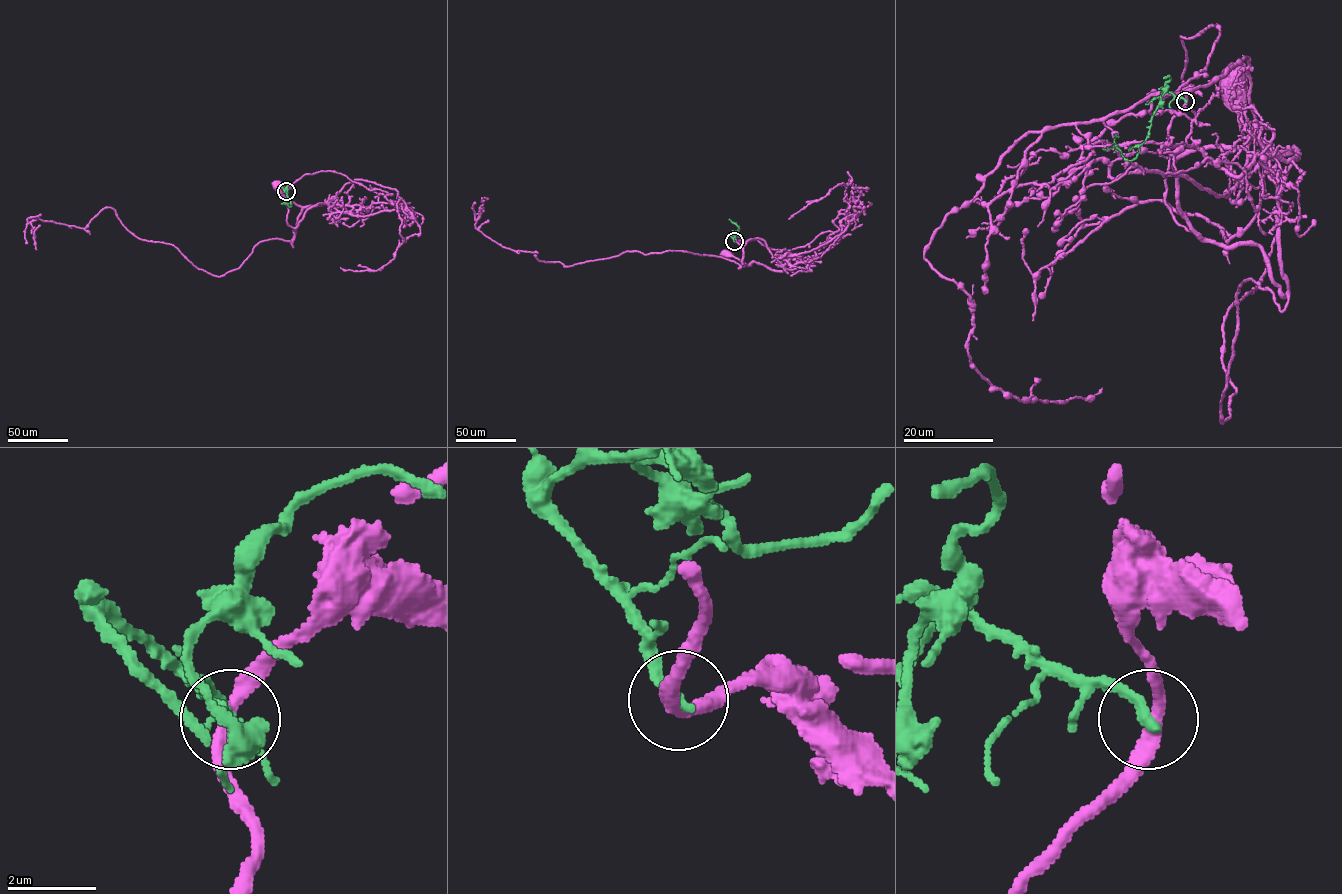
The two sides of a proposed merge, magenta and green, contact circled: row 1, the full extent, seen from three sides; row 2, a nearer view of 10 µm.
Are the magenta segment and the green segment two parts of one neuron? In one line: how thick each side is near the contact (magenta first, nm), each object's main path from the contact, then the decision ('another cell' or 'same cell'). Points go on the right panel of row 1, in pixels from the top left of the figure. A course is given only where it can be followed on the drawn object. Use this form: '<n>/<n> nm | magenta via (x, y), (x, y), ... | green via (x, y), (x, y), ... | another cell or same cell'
300/280 nm | magenta via (1186, 101), (1168, 135), (1165, 205), (1205, 240), (1260, 248), (1285, 296), (1276, 164), (1239, 115), (1230, 84) | green via (1186, 101), (1164, 91), (1151, 120), (1148, 136), (1131, 160), (1127, 160), (1117, 146), (1102, 148) | another cell

